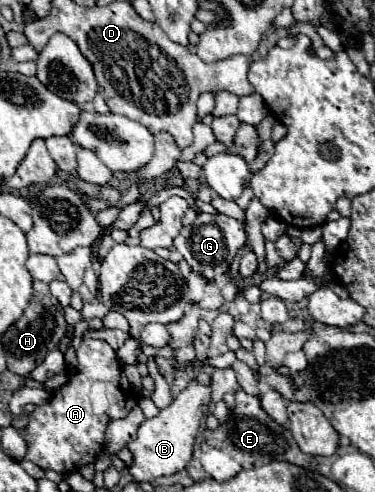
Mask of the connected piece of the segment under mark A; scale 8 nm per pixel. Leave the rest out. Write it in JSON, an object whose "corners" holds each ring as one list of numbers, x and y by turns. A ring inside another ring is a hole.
{"corners":[[83,339,81,347,77,349,77,361,79,361,79,365,77,365,77,369,73,369,73,381,63,385,61,389,53,391,53,397,45,405,35,407,33,413,29,415,27,429,21,433,29,445,27,459,33,461,35,465,39,465,41,469,53,469,53,471,63,473,63,475,79,471,87,463,93,463,95,457,105,447,103,437,105,437,107,423,113,419,127,417,129,411,135,407,135,399,129,397,131,387,129,387,129,381,123,373,119,359,117,359,117,353,105,341]]}

